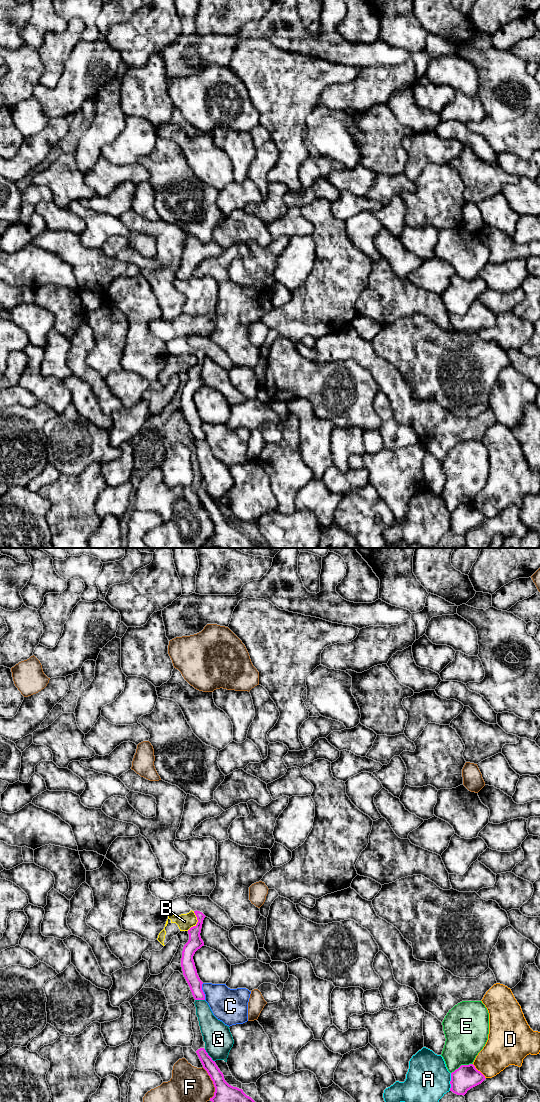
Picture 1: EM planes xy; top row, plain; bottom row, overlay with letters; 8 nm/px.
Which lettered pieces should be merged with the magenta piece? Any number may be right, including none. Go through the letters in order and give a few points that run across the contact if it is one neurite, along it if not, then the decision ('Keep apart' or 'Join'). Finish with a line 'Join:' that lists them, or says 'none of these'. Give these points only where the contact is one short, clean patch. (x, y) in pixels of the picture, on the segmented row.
A: Keep apart
B: Line: xy (194, 911), (197, 922), (187, 930). Keep apart
C: Line: xy (202, 983), (205, 999). Keep apart
D: Keep apart
E: Keep apart
F: Keep apart
G: Keep apart
Join: none of these

